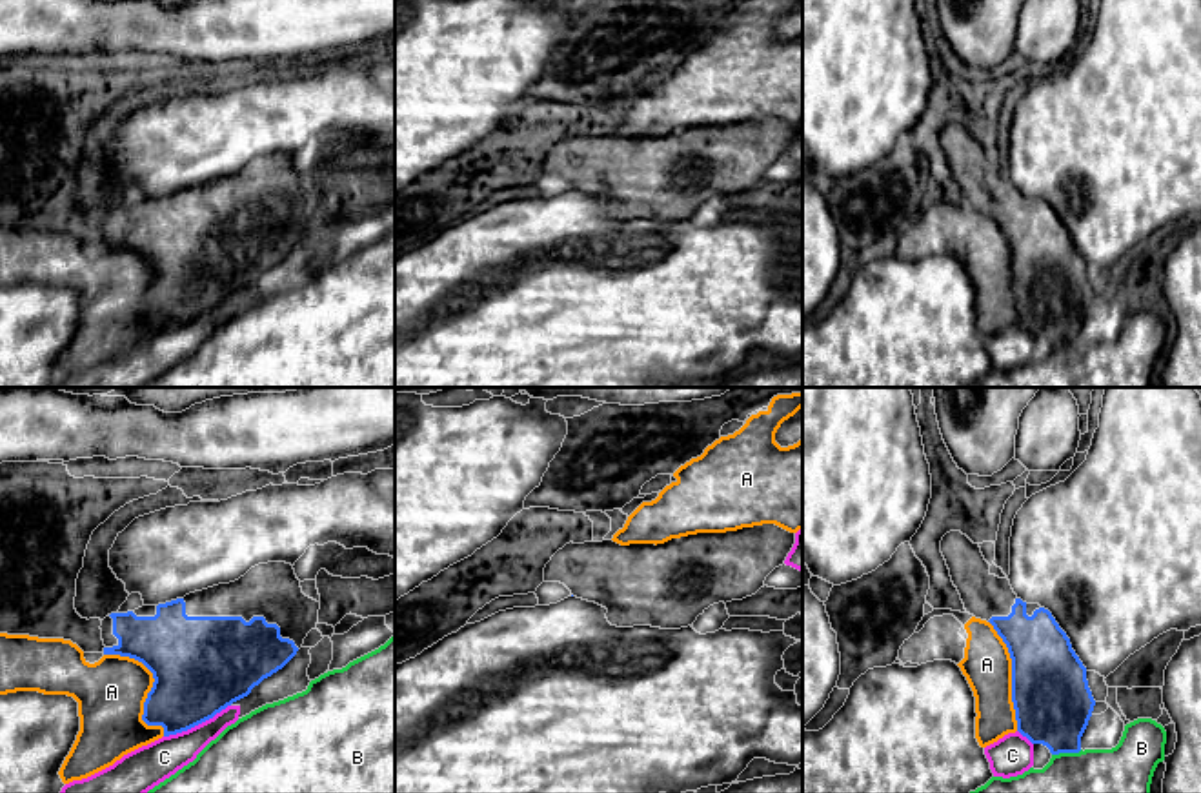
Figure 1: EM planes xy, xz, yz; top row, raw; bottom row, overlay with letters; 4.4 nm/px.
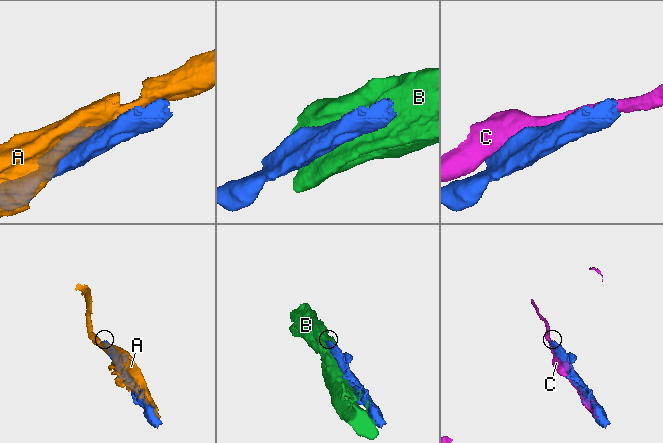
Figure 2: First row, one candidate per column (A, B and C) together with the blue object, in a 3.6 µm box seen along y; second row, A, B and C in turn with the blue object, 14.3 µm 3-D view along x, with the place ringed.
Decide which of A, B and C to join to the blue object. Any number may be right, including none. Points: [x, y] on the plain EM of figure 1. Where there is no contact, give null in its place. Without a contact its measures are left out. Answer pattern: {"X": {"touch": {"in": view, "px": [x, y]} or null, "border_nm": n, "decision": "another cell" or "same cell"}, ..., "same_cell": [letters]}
{"A": {"touch": {"in": "xy", "px": [153, 279]}, "border_nm": 460, "decision": "another cell"}, "B": {"touch": {"in": "yz", "px": [1067, 344]}, "border_nm": 140, "decision": "another cell"}, "C": {"touch": {"in": "xy", "px": [197, 317]}, "border_nm": 320, "decision": "another cell"}, "same_cell": []}

